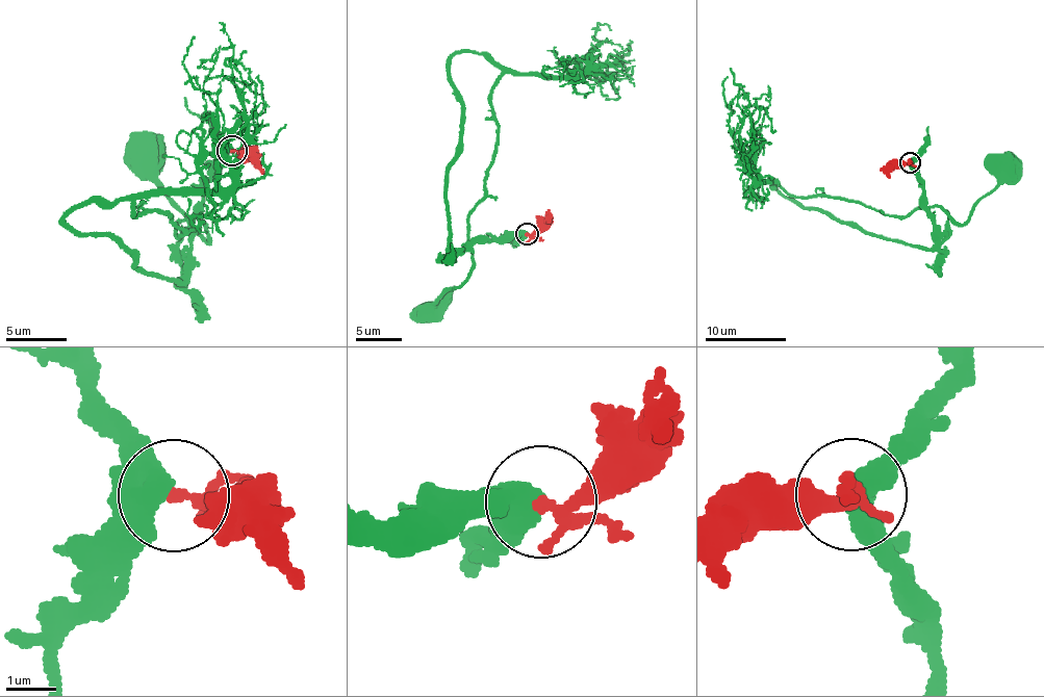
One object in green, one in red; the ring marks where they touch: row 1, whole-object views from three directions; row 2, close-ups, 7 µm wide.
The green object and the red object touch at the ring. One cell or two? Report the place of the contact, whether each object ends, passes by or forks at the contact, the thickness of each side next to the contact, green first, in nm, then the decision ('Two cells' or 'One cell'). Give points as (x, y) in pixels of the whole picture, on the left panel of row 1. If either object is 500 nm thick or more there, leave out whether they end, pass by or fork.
Place: (232, 151). At the ring green passes by. At the ring red forks. Thickness 440 nm (green) against 150 nm. Two cells

